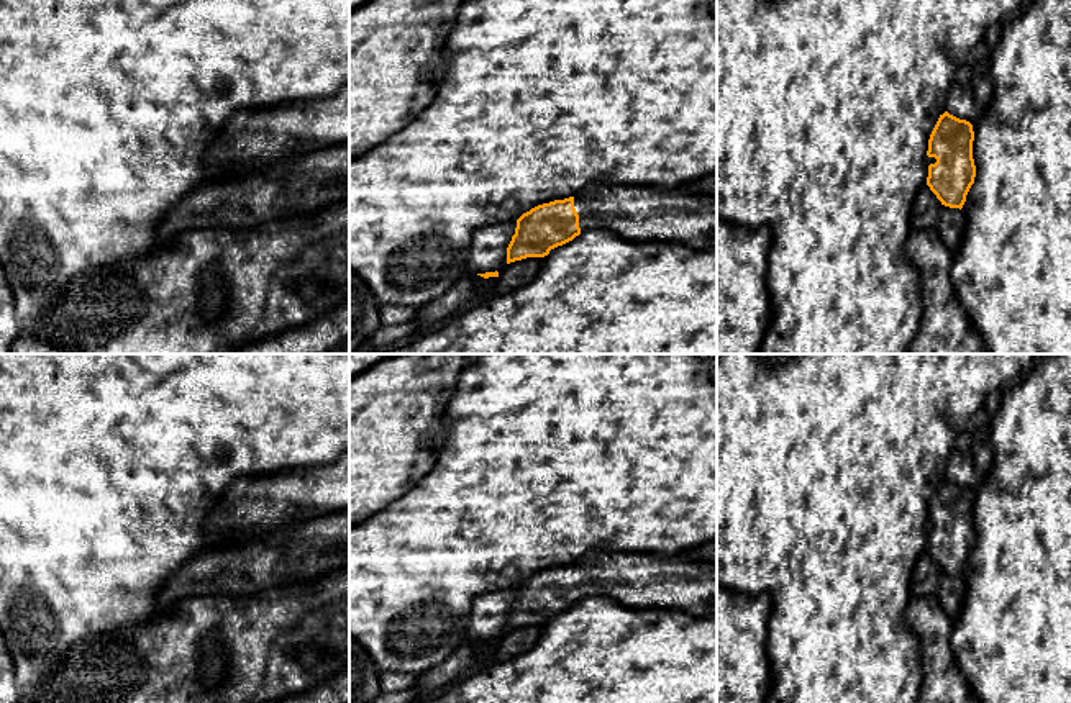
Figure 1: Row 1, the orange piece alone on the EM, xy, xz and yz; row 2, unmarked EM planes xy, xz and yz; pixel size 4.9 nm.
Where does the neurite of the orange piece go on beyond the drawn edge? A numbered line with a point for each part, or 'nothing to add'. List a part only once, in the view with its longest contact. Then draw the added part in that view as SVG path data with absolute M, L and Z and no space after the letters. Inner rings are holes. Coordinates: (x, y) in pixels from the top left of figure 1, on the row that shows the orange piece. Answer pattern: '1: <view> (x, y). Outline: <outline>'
1: xz (633, 212). Outline: M589 185L574 193L574 208L581 233L604 228L631 241L677 241L694 247L707 247L717 236L717 195L697 193L686 185Z

